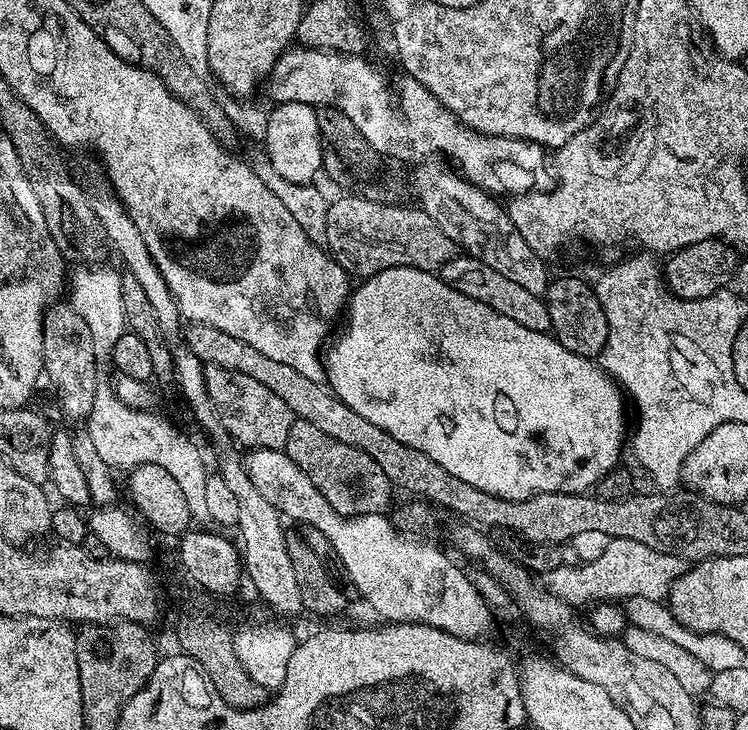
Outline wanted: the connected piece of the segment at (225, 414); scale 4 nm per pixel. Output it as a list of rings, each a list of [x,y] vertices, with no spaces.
[[[206,364],[204,366],[204,382],[209,404],[214,408],[214,414],[218,418],[221,429],[229,432],[244,450],[265,448],[266,450],[283,450],[286,446],[286,434],[290,434],[290,426],[293,422],[293,414],[290,406],[282,402],[282,398],[276,397],[266,386],[262,386],[255,378],[249,378],[246,374],[238,374],[238,370],[222,370],[222,366]]]

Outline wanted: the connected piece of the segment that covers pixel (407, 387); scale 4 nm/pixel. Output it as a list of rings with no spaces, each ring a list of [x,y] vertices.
[[[387,268],[357,284],[360,285],[357,288],[355,285],[346,305],[348,325],[336,341],[333,339],[327,345],[322,356],[327,387],[350,410],[354,410],[354,414],[360,414],[366,418],[366,422],[372,422],[378,426],[378,430],[390,434],[390,438],[426,454],[426,458],[438,462],[438,466],[454,474],[454,478],[468,482],[486,494],[507,500],[525,500],[543,492],[584,494],[595,489],[600,479],[621,463],[620,447],[626,444],[626,396],[620,385],[595,359],[570,354],[570,350],[566,350],[566,346],[562,346],[555,336],[538,330],[526,330],[526,326],[518,326],[518,322],[498,314],[498,310],[490,310],[486,302],[478,302],[475,298],[466,298],[466,294],[458,294],[458,290],[450,290],[450,286],[446,286],[436,272],[423,272],[417,268]]]

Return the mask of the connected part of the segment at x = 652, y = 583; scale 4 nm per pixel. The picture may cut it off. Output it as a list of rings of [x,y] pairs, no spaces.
[[[611,537],[606,550],[594,561],[562,564],[545,575],[543,587],[562,602],[579,606],[593,602],[623,602],[630,598],[650,598],[663,601],[675,580],[686,571],[686,561],[674,554],[662,554],[642,546],[642,542],[630,542],[630,538]]]

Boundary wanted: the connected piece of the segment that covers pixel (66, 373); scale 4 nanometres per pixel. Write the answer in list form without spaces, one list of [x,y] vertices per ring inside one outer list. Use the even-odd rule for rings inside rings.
[[[68,302],[49,303],[44,310],[42,322],[42,358],[43,375],[56,387],[56,404],[68,420],[87,421],[94,409],[96,383],[96,365],[94,343],[85,319],[79,316]]]

